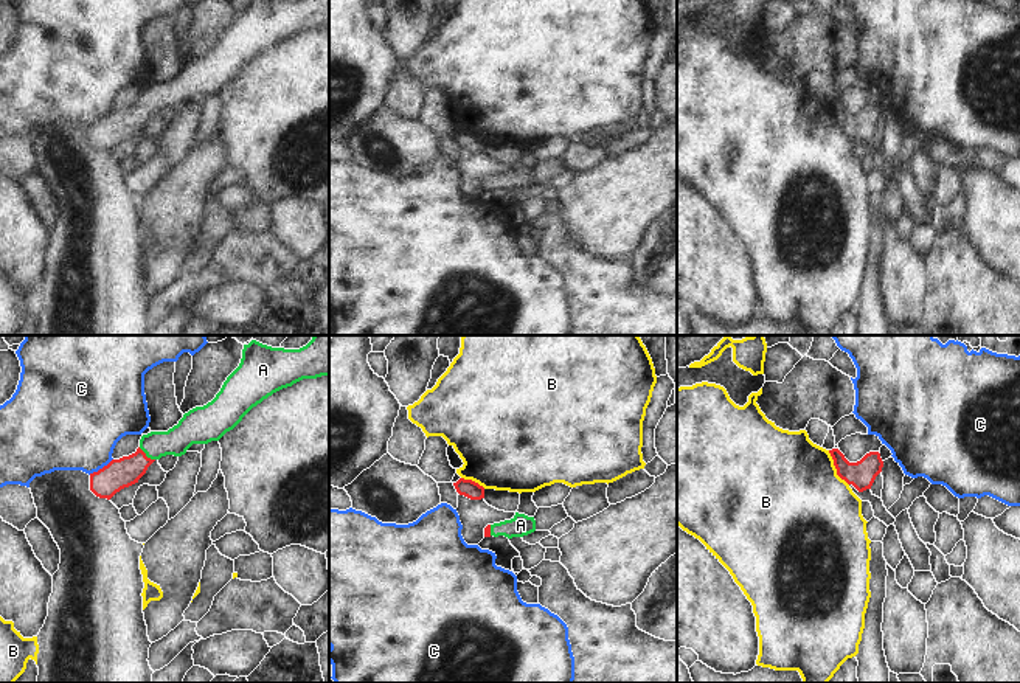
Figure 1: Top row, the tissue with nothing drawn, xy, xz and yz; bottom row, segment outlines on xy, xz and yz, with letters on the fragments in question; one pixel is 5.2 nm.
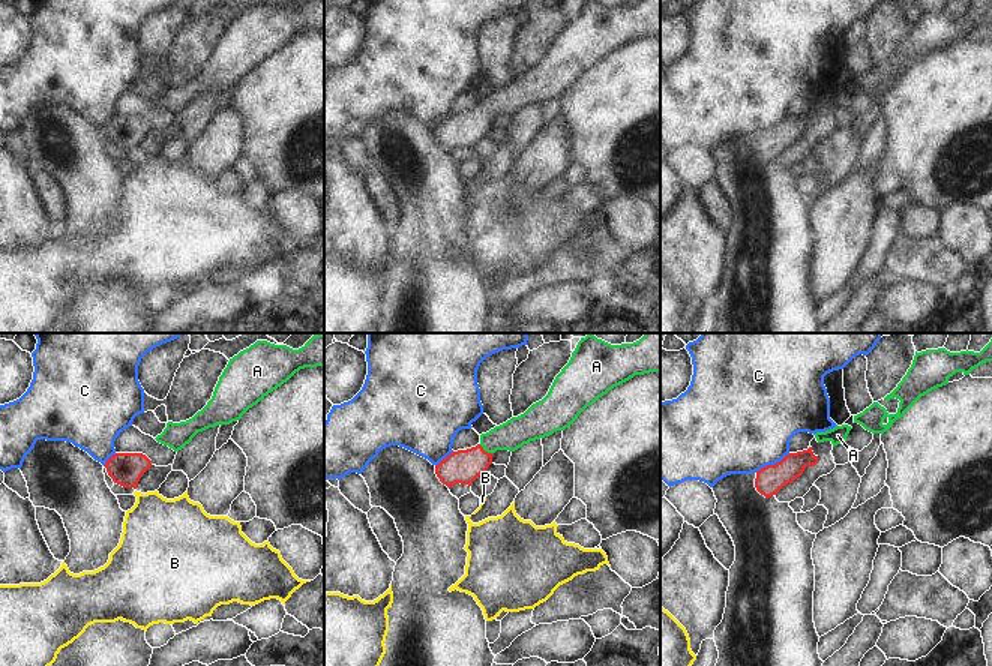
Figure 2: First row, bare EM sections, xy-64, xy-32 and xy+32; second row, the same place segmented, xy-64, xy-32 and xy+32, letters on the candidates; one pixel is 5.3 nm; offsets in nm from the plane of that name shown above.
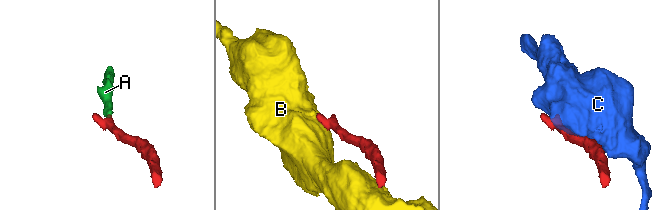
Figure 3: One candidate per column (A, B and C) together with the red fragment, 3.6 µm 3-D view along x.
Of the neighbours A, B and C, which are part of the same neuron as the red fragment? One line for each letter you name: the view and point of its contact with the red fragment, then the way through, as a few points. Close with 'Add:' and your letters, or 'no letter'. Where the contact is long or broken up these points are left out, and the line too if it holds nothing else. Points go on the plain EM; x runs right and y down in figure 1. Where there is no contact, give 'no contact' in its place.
A: xy (145, 107) | across xy (118, 126), (131, 121), (145, 107), (156, 97), (176, 93)
Add: A

